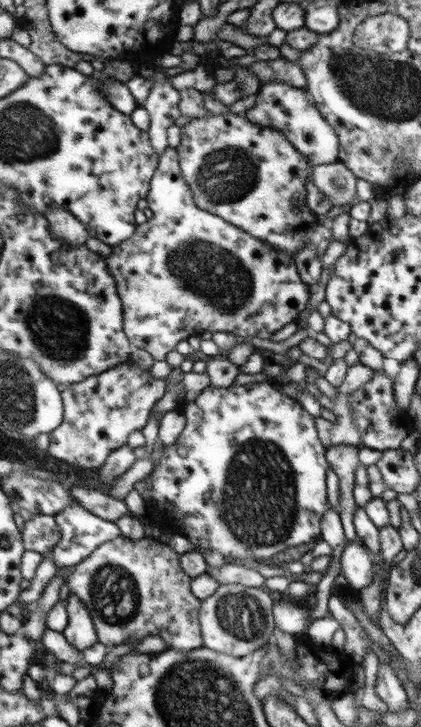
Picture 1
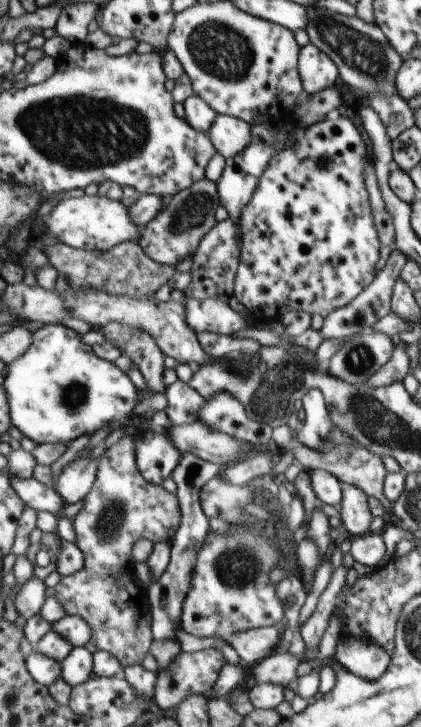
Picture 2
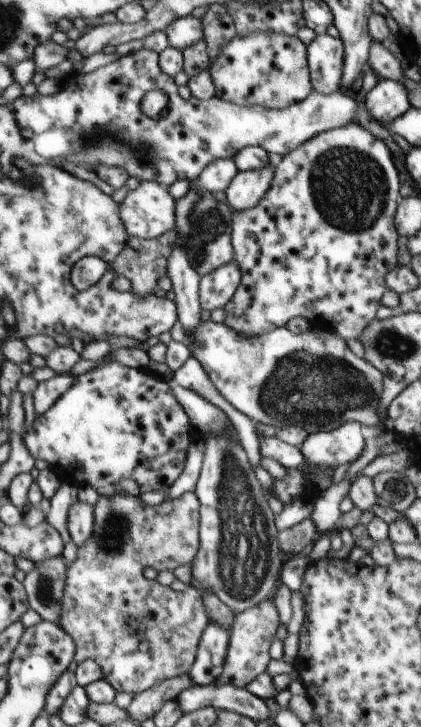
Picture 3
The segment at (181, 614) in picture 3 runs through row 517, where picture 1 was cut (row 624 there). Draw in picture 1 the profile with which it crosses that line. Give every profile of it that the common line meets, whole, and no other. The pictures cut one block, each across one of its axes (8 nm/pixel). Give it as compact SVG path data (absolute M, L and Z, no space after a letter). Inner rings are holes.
M123 535L104 542L92 556L69 577L71 593L78 594L88 605L99 629L99 639L107 650L118 644L132 640L142 640L145 636L160 636L166 648L192 650L203 646L202 625L199 623L199 610L202 601L191 592L192 578L182 570L180 553L161 541L153 541L148 536L130 539Z

